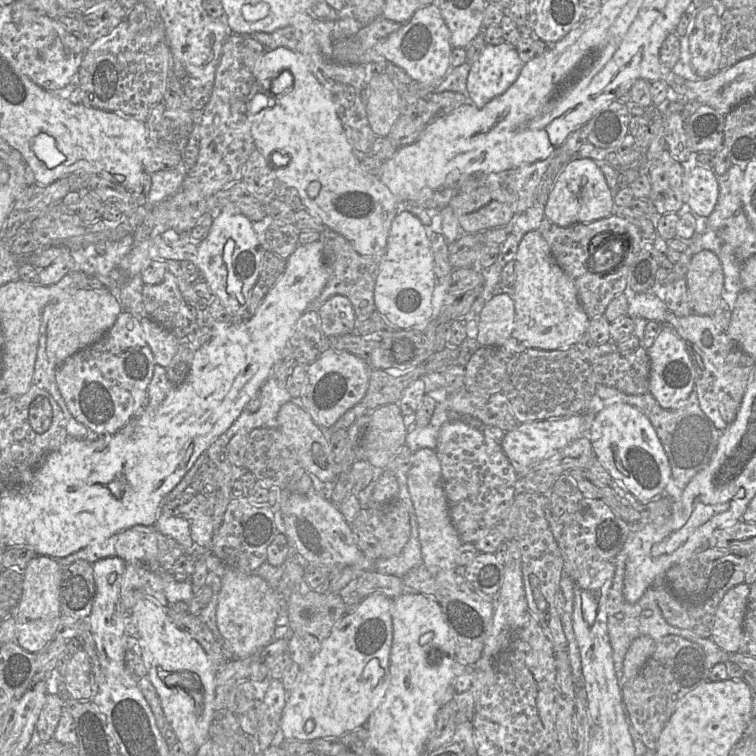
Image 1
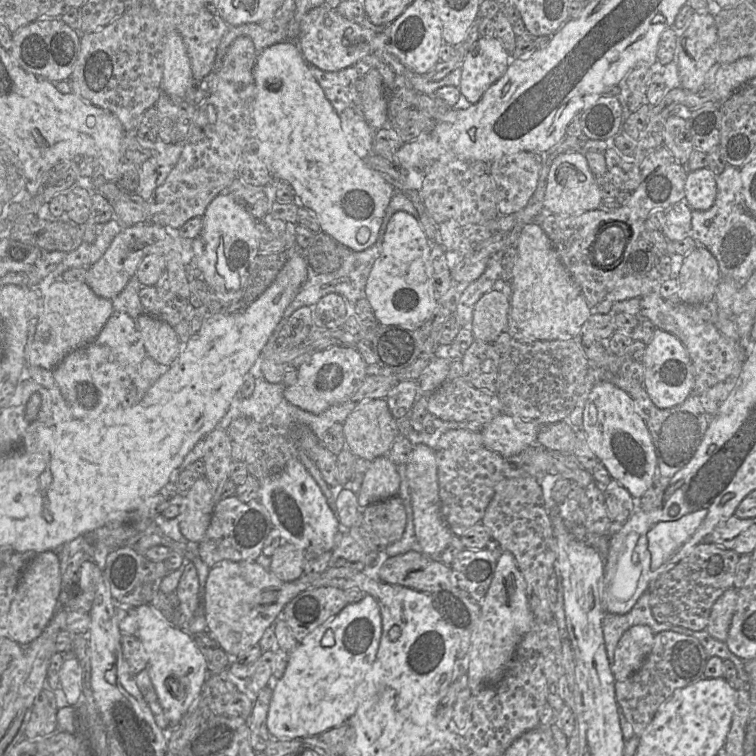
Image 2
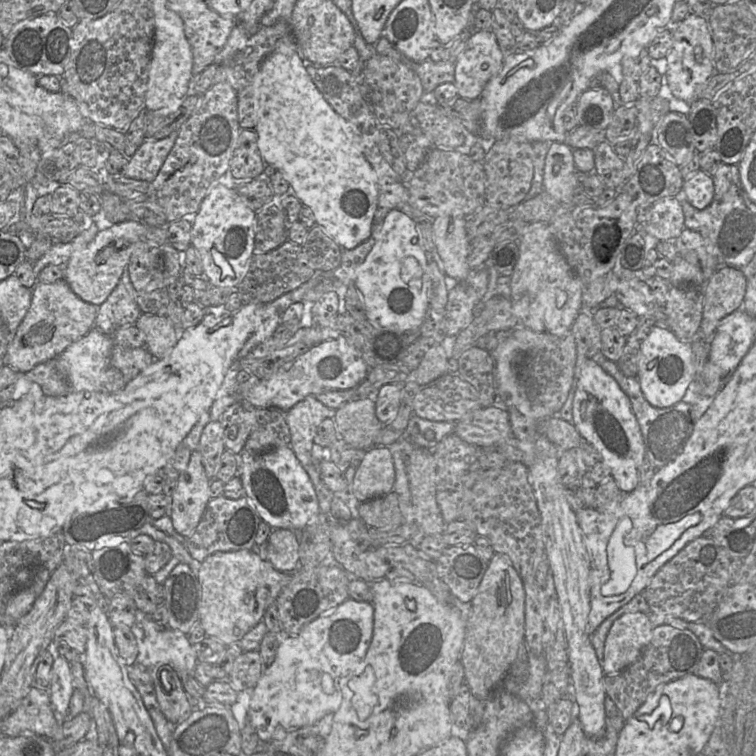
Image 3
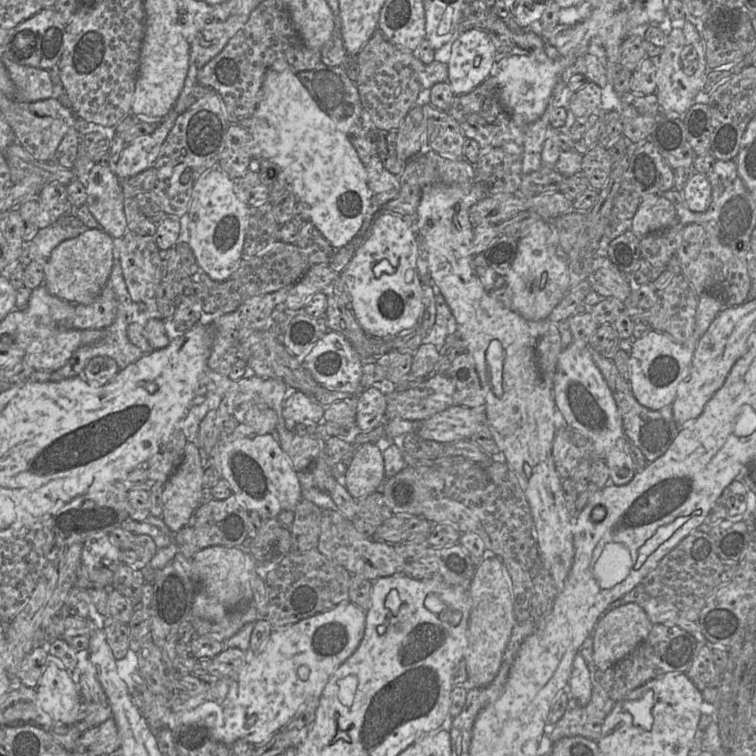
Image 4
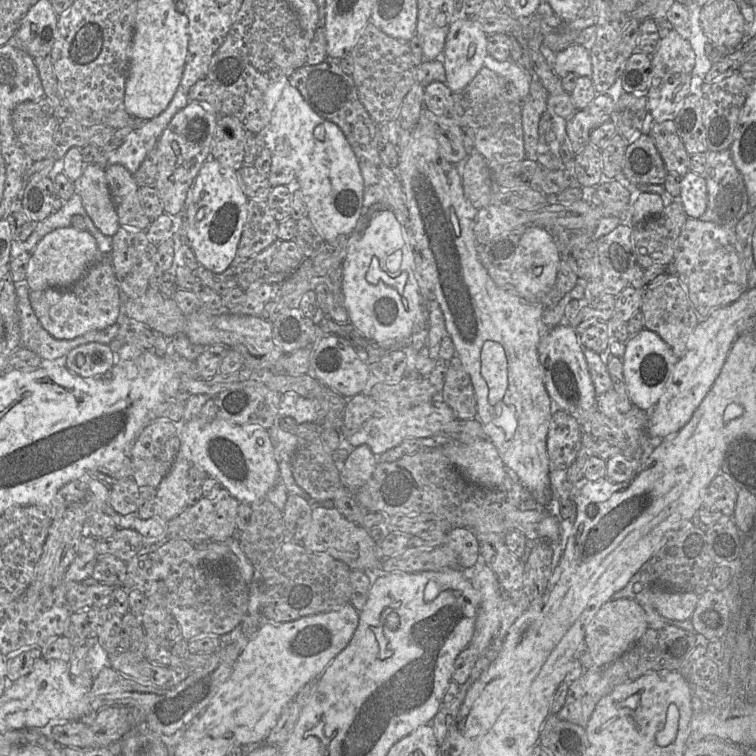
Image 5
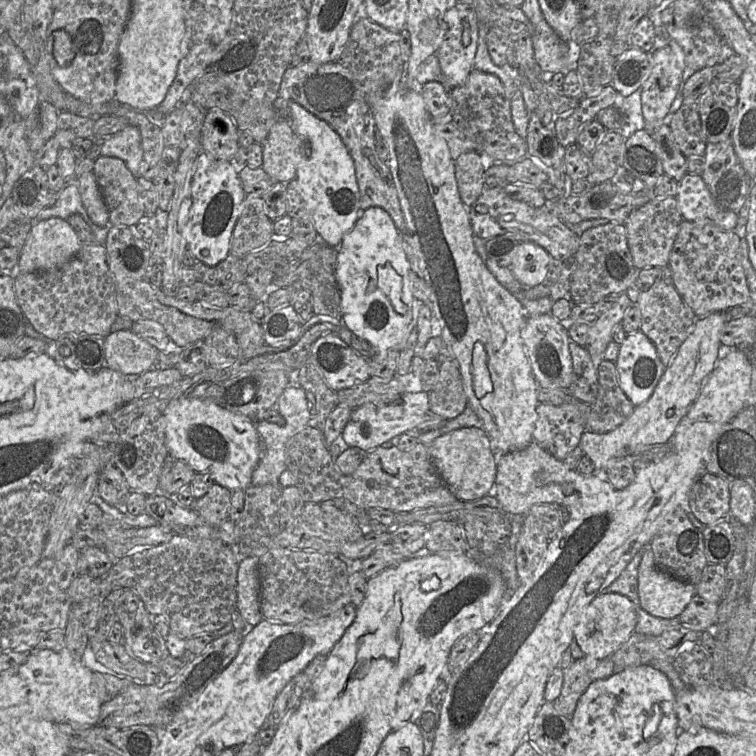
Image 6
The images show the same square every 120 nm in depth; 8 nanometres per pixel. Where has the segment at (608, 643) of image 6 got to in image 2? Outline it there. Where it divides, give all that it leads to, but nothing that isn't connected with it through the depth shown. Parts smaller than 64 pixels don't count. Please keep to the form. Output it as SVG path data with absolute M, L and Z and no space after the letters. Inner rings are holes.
M634 625L623 633L611 663L616 681L628 678L641 667L653 646L654 634L646 625Z

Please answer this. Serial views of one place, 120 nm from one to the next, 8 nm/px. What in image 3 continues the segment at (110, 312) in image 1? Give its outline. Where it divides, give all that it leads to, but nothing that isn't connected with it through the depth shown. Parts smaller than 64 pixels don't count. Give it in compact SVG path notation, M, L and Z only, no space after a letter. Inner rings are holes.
M65 280L53 283L38 282L32 288L31 305L14 333L10 335L5 363L27 373L40 363L58 357L74 342L88 334L95 325L98 306L81 300Z

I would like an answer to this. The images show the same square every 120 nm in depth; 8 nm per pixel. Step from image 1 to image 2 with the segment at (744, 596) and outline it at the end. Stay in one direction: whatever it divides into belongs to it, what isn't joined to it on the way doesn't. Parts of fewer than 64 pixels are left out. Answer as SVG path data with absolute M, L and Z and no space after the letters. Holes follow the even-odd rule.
M727 589L713 604L710 611L707 632L717 640L725 642L736 607L738 589Z

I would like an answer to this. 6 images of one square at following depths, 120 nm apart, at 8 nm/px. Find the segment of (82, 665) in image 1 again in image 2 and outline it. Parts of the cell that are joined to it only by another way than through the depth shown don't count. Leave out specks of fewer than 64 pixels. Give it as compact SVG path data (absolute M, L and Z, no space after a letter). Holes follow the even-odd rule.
M63 653L65 661L60 669L60 690L51 690L55 697L58 709L74 706L82 696L83 671L74 653Z

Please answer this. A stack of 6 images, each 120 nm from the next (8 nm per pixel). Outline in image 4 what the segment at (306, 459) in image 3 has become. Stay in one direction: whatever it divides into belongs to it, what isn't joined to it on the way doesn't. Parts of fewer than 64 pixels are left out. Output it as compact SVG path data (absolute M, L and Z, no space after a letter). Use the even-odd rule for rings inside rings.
M289 390L283 407L284 423L289 430L299 423L320 423L324 420L323 405L302 391Z

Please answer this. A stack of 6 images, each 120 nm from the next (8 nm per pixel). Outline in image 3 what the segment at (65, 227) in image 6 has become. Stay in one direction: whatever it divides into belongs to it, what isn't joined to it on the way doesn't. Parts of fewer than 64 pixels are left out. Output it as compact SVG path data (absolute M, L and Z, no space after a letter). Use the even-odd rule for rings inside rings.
M126 220L100 230L82 250L67 262L64 279L84 302L101 305L117 286L136 244L145 241L147 226L137 220Z

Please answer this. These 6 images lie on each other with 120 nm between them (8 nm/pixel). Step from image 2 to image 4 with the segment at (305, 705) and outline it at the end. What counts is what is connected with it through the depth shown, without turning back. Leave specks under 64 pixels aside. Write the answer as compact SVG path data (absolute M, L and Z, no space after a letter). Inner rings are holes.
M350 601L317 613L295 624L281 629L273 629L262 649L250 654L249 661L240 673L238 694L234 701L222 703L224 725L221 740L231 746L236 740L243 739L255 745L265 744L281 730L309 699L319 699L330 677L359 647L365 632L366 612Z

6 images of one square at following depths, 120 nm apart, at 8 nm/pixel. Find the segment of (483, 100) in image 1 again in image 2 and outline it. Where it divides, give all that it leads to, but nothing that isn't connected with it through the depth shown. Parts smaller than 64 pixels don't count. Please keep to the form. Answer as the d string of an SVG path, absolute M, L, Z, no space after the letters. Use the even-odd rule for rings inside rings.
M480 37L467 51L462 63L460 85L458 87L461 95L469 103L477 103L485 91L505 74L511 58L511 54L503 48L498 39L495 37Z

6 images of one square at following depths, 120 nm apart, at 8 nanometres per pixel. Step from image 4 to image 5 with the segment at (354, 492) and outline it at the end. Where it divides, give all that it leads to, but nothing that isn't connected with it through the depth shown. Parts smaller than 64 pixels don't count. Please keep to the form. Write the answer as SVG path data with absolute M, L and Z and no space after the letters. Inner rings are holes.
M366 444L355 447L344 461L339 472L343 485L351 491L363 487L371 478L378 463L378 457Z

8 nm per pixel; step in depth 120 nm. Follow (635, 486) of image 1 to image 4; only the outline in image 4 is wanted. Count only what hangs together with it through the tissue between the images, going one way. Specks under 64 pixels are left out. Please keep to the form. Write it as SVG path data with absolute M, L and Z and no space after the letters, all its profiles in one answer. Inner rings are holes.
M573 342L561 351L552 379L556 408L562 413L570 430L581 433L594 445L600 459L606 463L610 482L627 484L637 472L629 455L628 440L612 393L584 342Z

